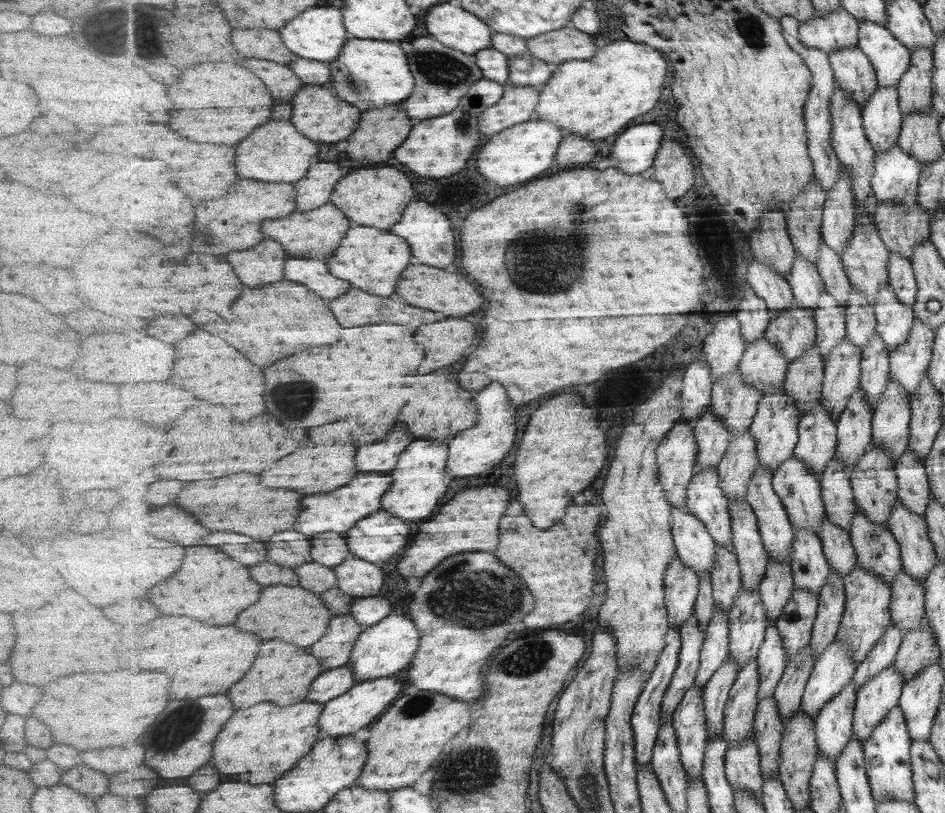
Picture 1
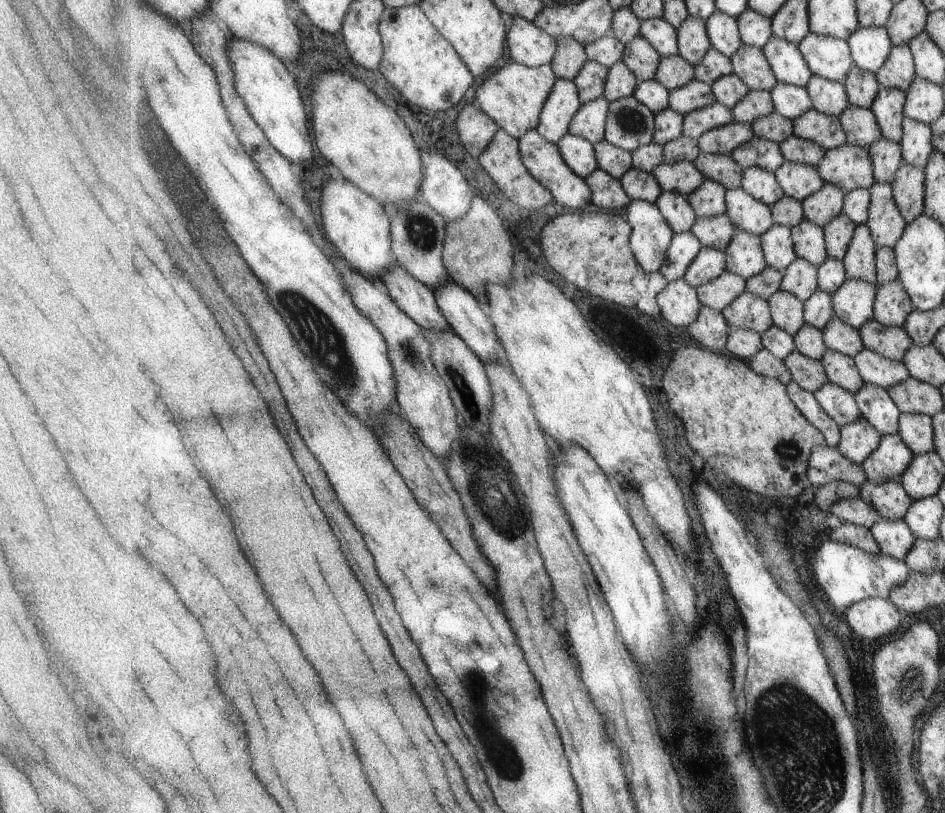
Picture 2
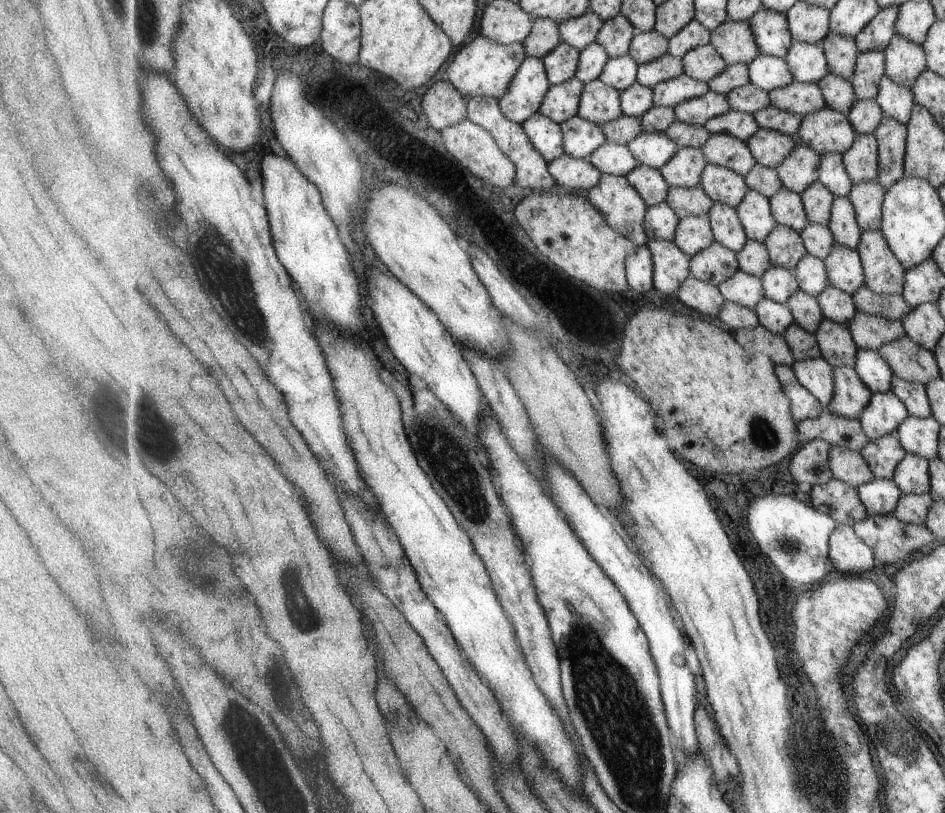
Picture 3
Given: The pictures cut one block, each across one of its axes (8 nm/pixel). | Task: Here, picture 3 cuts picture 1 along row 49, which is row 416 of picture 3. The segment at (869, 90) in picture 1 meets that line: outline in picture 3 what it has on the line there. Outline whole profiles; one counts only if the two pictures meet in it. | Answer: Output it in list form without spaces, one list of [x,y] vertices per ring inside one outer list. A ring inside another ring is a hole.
[[[856,368],[835,370],[835,396],[827,408],[831,414],[849,420],[861,420],[871,398],[873,398],[871,389],[863,382]]]

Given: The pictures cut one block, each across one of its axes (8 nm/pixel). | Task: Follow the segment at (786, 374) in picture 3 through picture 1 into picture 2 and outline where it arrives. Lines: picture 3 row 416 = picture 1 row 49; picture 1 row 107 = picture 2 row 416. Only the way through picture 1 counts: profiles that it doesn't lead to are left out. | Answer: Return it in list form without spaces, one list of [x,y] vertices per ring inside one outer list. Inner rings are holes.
[[[792,381],[787,385],[791,400],[795,401],[803,416],[811,421],[826,436],[827,445],[831,448],[837,448],[842,442],[842,428],[827,414],[826,409],[822,407],[818,397],[810,391],[804,390]]]

